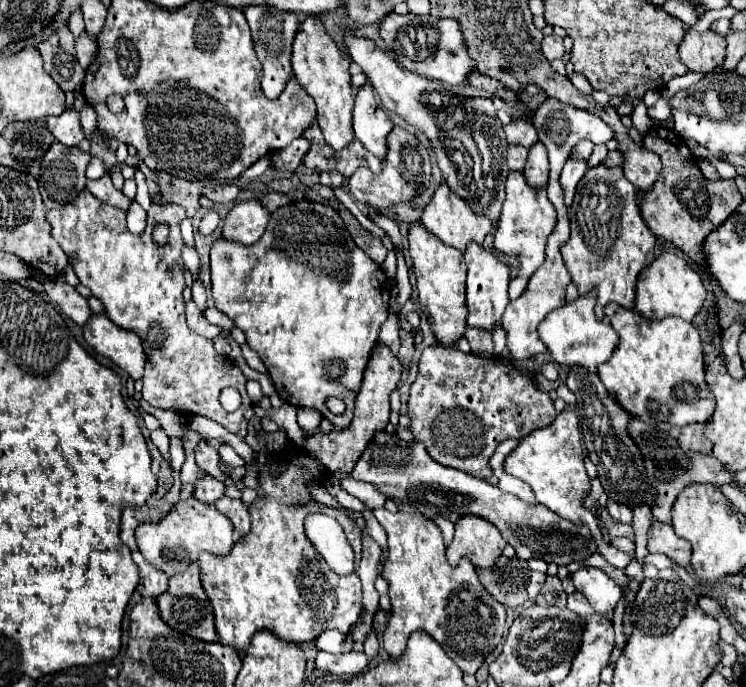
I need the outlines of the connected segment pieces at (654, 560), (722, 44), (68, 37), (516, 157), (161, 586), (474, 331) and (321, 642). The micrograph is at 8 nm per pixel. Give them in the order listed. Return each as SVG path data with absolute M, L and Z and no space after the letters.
M648 554L644 558L646 564L654 564L656 568L676 568L676 562L670 562L670 558L666 558L666 554Z
M688 30L680 44L680 60L692 72L710 74L714 68L722 66L726 58L726 38L712 30L696 32Z
M68 26L56 28L46 40L38 44L44 60L44 70L56 80L56 84L68 92L82 84L84 68L78 64L74 50L74 36Z
M508 144L506 162L508 162L508 168L510 168L510 170L522 170L524 164L526 164L526 156L528 156L528 150L526 150L524 146Z
M142 562L138 570L142 578L142 596L160 596L168 588L168 576L162 574L162 570L158 570L156 566Z
M468 326L468 328L466 328L464 338L468 340L468 344L470 344L470 348L472 348L472 352L474 352L474 354L492 356L494 344L492 344L492 334L490 334L488 330L478 330L478 328Z
M326 630L316 638L316 648L318 650L326 650L332 654L340 654L340 652L350 652L352 650L352 636L350 634L342 634L338 630Z

